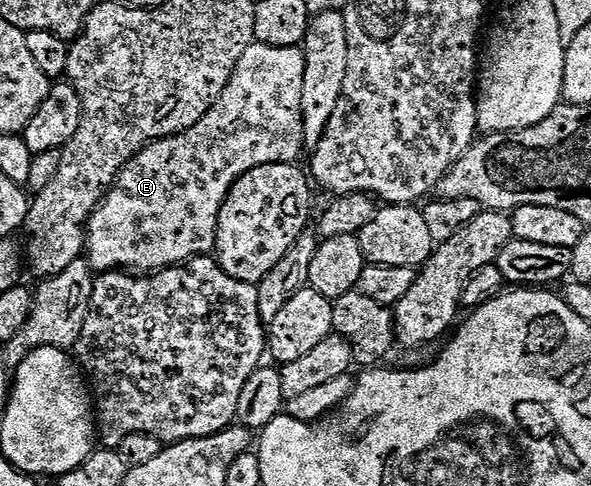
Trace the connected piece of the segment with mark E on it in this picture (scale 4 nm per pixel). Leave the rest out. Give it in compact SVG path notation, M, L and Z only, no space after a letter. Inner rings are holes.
M256 42L243 47L224 91L194 128L149 142L120 169L115 184L92 213L86 227L86 257L93 271L127 268L132 272L155 272L190 258L211 255L216 249L218 215L235 182L259 166L297 161L301 147L292 146L292 141L298 138L305 76L306 60L300 46L278 48Z

